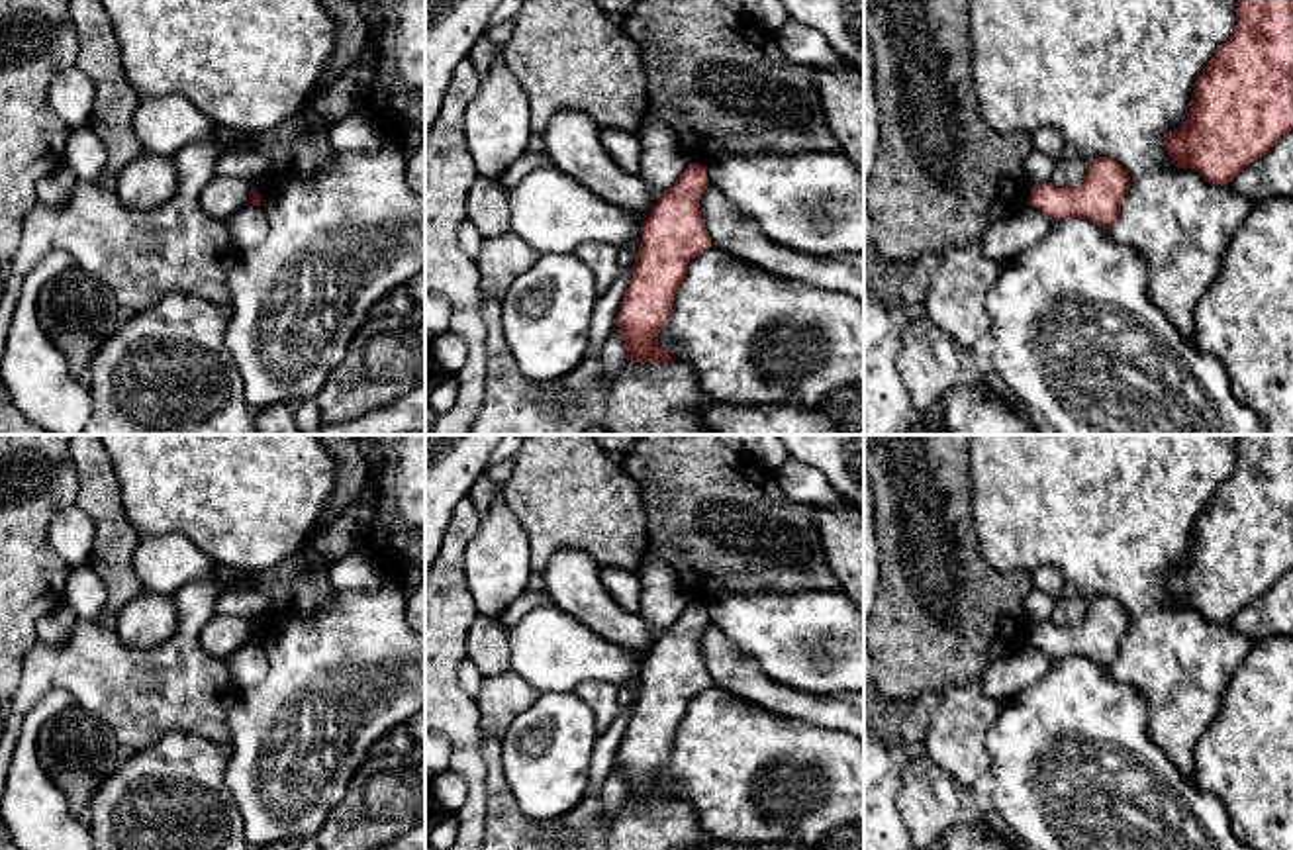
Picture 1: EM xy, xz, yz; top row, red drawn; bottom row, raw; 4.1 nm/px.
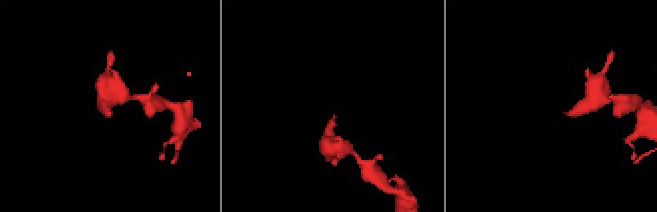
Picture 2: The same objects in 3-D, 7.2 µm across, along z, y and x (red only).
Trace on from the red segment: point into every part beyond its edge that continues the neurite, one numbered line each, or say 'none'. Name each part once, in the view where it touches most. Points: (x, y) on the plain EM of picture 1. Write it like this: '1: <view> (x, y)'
none

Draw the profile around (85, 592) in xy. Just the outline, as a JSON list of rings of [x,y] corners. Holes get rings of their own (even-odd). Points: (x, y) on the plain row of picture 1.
[[[90,564],[74,566],[65,582],[65,603],[80,619],[96,621],[106,605],[106,586]]]

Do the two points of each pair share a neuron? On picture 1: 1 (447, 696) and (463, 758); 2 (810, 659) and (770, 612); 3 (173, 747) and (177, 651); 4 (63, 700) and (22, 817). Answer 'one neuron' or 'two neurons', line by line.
1: one neuron
2: one neuron
3: two neurons
4: one neuron

